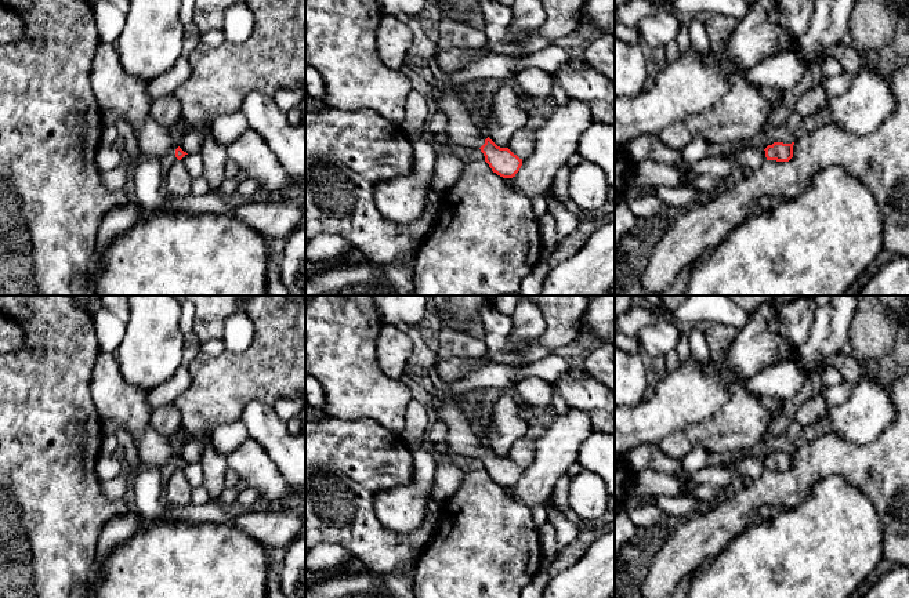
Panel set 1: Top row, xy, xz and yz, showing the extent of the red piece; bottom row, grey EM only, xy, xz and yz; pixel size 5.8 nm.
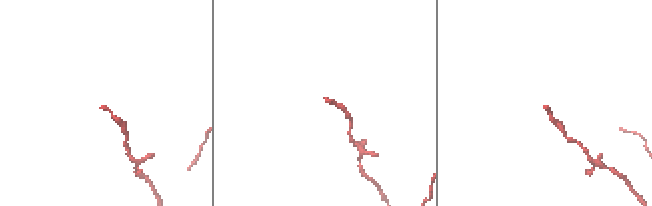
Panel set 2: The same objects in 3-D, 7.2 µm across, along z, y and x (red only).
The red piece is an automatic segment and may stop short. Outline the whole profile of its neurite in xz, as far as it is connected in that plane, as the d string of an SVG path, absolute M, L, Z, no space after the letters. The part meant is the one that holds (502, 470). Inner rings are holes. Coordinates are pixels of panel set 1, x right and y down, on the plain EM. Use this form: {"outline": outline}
{"outline": "M439 398L438 420L448 427L448 456L460 454L479 459L493 482L503 488L513 488L522 475L522 468L508 457L497 456L485 446L472 431L467 413L457 399Z"}

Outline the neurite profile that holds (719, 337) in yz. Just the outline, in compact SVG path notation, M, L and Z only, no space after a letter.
M711 323L703 326L703 331L711 358L716 359L724 370L731 370L725 360L725 352L736 337L736 329L721 323Z

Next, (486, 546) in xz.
M485 470L464 474L460 488L443 503L442 519L414 566L414 598L521 598L522 588L543 569L540 532L532 508L510 496Z

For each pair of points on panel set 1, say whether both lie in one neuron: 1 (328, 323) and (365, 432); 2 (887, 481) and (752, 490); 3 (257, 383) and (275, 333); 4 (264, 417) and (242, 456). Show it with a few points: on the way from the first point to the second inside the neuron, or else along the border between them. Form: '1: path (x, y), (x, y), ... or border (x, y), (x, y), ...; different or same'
1: border (328, 416), (339, 419), (373, 419), (390, 430); different
2: path (854, 466), (814, 466), (792, 488), (785, 489); same
3: path (267, 370), (275, 362), (275, 345); same
4: border (249, 437), (265, 450), (274, 463); different

